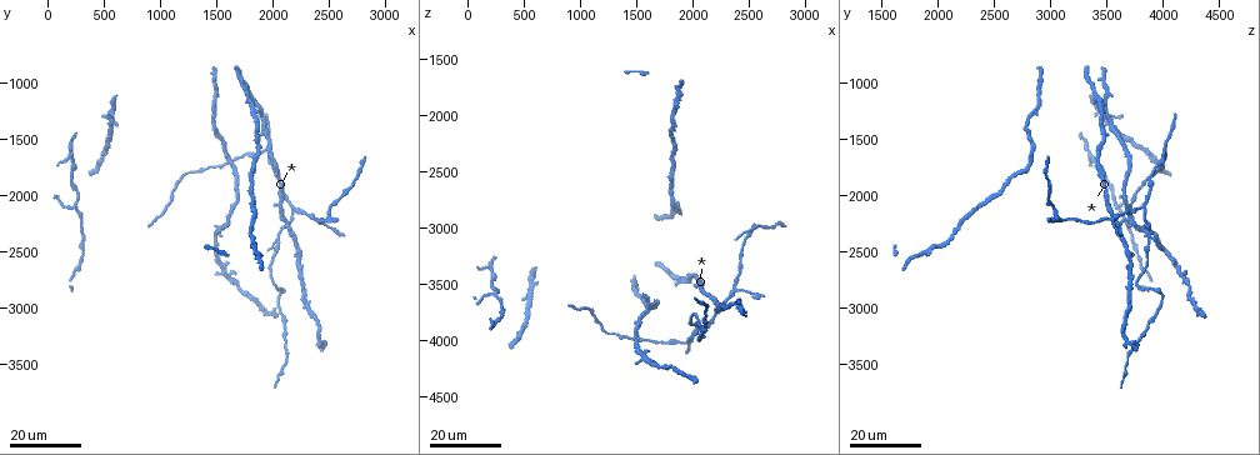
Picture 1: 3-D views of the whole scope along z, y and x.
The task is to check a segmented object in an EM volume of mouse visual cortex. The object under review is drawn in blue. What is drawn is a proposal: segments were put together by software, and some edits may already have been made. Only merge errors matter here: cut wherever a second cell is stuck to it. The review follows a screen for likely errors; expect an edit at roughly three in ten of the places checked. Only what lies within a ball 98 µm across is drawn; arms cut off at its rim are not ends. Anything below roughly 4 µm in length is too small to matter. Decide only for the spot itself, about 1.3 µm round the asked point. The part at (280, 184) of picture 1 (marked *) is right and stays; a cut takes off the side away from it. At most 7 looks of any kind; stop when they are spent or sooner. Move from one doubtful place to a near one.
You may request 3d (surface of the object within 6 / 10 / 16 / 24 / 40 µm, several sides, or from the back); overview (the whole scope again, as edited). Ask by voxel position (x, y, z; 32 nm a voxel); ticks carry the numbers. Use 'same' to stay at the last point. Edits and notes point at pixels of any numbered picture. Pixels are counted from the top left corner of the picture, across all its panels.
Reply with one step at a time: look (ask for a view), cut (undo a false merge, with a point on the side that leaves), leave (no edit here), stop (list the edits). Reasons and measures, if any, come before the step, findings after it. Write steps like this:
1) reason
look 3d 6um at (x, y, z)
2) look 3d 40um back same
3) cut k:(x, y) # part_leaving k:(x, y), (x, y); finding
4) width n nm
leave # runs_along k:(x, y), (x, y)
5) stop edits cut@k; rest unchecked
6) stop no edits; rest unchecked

three arms meet
look 3d 16um at (2380, 2220, 3520)

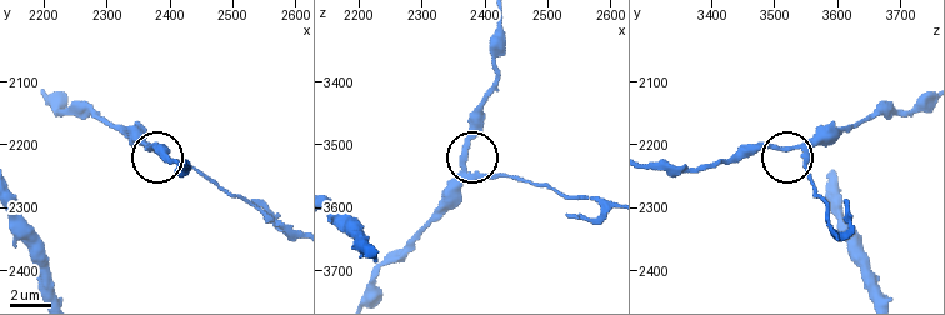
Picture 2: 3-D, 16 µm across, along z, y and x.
look 3d 6um at (2375, 2210, 3545)

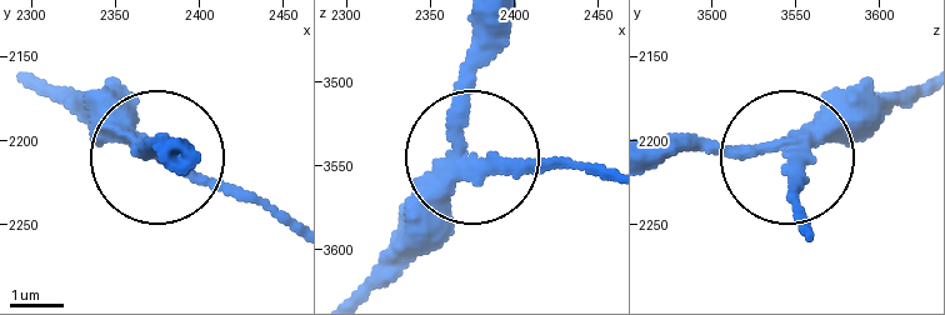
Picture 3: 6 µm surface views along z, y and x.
arms 3
cut 3:(219, 180) # part_leaving 3:(805, 158), (793, 184), (801, 220); a second cell is stuck on

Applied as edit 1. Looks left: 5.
two arms in line, one across
look 3d 24um at (2040, 2340, 3880)

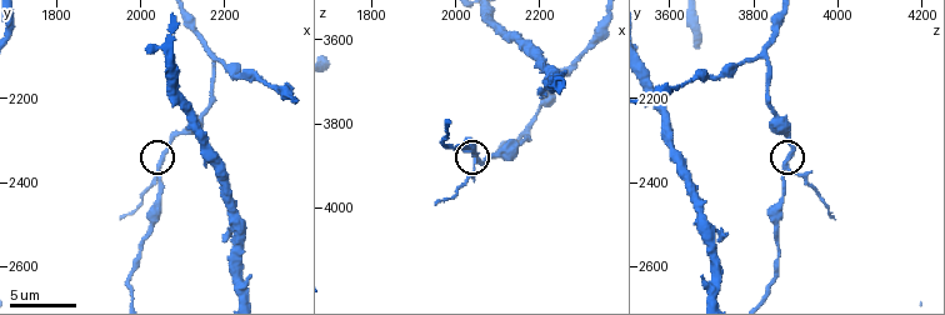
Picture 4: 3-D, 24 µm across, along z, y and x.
zoom in
look 3d 6um at (2045, 2370, 3885)

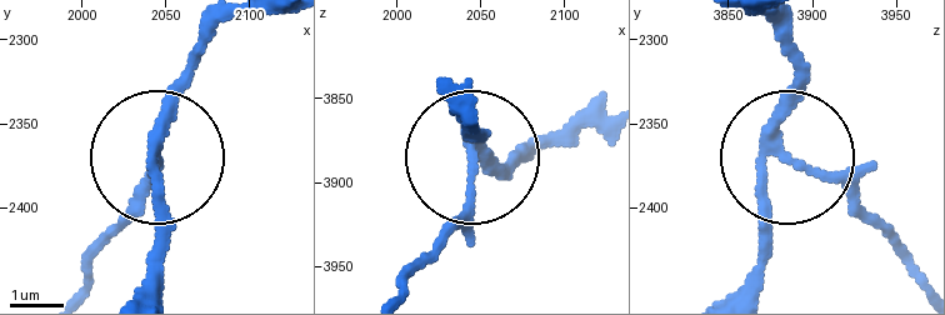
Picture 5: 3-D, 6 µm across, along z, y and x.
width 180 nm
leave # continuous, no second cell

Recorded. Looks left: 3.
two arms in line, one across
look 3d 24um at (2540, 2220, 3000)

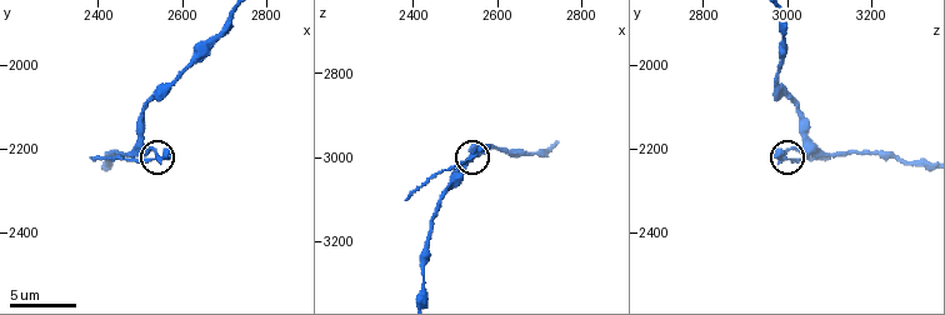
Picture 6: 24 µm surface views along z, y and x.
look 3d 10um at (2535, 2210, 3000)

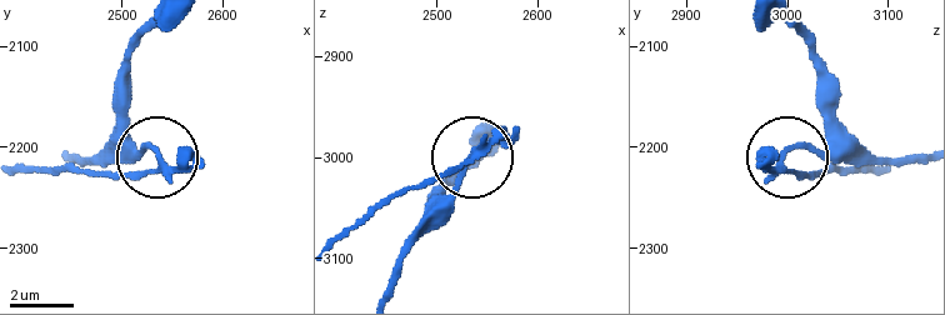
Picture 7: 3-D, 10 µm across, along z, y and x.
arms 3
leave # runs_along 7:(64, 158), (146, 149), (158, 158), (144, 173), (74, 173); one cell here

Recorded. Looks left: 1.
stop edits cut@3; rest unchecked

